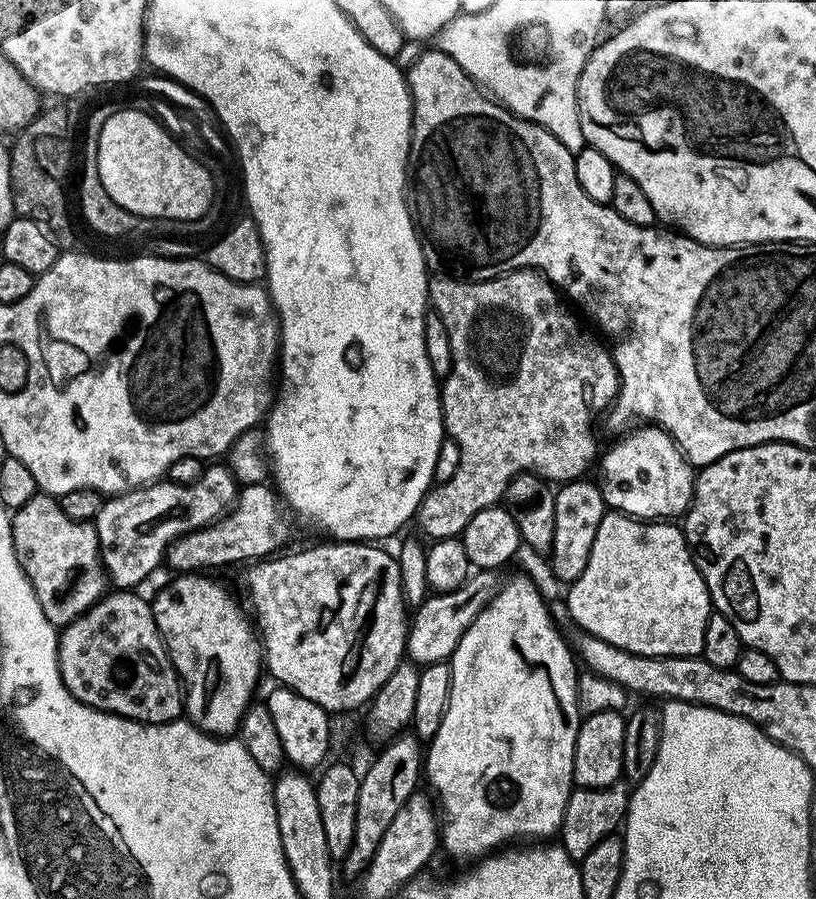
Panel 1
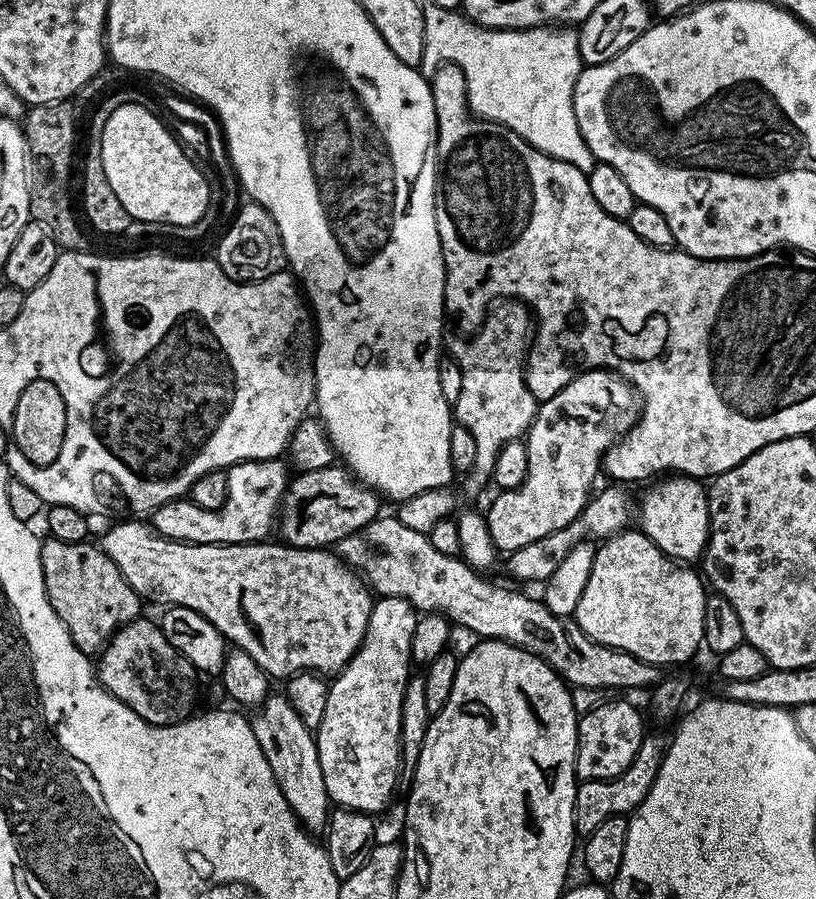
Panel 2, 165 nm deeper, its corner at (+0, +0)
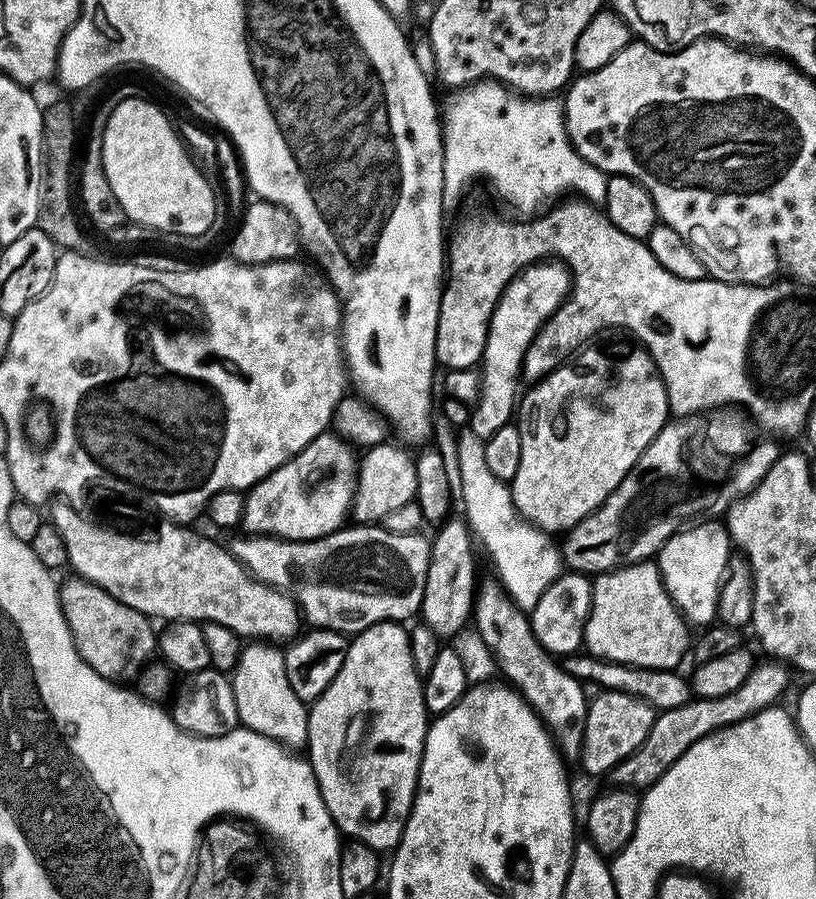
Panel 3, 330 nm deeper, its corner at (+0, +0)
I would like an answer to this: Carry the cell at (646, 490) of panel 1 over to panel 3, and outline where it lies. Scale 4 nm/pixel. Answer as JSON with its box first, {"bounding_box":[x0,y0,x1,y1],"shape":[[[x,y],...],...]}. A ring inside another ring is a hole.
{"bounding_box":[658,518,734,626],"shape":[[[712,518],[681,528],[661,546],[658,563],[664,585],[670,598],[680,609],[680,615],[689,625],[708,626],[716,620],[720,582],[724,579],[728,558],[733,552],[734,545],[727,527]]]}

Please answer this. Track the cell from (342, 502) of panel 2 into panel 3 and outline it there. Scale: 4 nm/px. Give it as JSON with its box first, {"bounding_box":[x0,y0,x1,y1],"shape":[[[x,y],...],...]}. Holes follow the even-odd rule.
{"bounding_box":[350,442,418,525],"shape":[[[385,442],[367,449],[359,461],[356,493],[352,499],[350,513],[351,519],[356,524],[379,525],[386,518],[386,514],[391,514],[393,510],[415,501],[418,490],[418,470],[413,453],[408,453],[411,451],[399,443],[396,443],[397,445],[392,443]]]}

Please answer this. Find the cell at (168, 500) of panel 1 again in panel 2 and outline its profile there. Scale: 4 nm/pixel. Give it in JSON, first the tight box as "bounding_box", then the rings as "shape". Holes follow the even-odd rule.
{"bounding_box":[151,458,290,544],"shape":[[[280,458],[275,460],[243,460],[242,463],[234,464],[231,468],[227,469],[228,481],[226,482],[226,502],[222,502],[222,506],[217,512],[214,510],[202,510],[202,506],[194,506],[192,501],[187,498],[171,500],[169,504],[164,504],[151,513],[151,527],[154,529],[157,536],[164,536],[168,540],[184,540],[188,544],[255,544],[257,542],[267,541],[269,539],[268,531],[270,531],[271,528],[273,531],[274,525],[277,523],[280,502],[284,499],[284,491],[288,489],[290,476],[289,473],[284,473],[284,468],[286,469],[285,461]]]}

